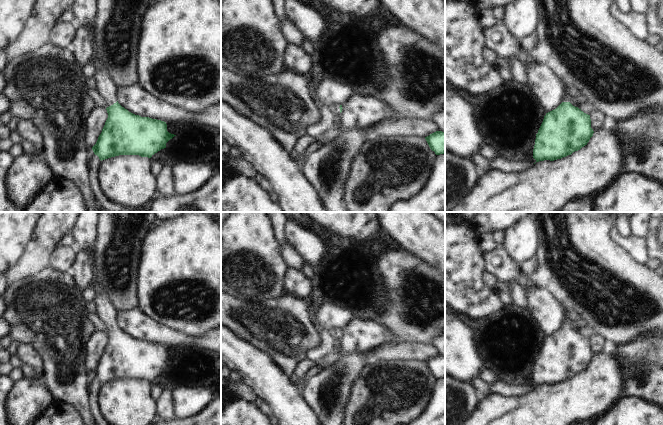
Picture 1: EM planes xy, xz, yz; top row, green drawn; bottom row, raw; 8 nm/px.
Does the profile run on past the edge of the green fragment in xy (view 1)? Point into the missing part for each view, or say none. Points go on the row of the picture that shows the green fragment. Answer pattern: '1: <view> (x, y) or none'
1: xy (106, 88)

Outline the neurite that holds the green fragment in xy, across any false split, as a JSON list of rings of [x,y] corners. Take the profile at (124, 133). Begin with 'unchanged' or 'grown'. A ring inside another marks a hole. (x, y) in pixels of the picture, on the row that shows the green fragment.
grown | [[[95,47],[92,64],[94,68],[93,77],[96,81],[96,91],[105,100],[107,105],[106,110],[108,113],[108,118],[102,129],[102,132],[99,135],[96,144],[92,147],[94,154],[97,155],[101,161],[119,155],[139,155],[141,157],[151,158],[155,153],[157,153],[161,149],[166,148],[166,143],[176,135],[171,134],[167,131],[166,122],[149,117],[141,117],[139,115],[135,115],[118,103],[118,87],[114,84],[109,73],[104,68],[99,58],[96,56]]]

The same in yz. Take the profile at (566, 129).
grown | [[[564,86],[562,103],[546,113],[536,134],[533,158],[536,162],[561,159],[587,145],[593,136],[590,115],[569,101],[585,99],[573,88]]]

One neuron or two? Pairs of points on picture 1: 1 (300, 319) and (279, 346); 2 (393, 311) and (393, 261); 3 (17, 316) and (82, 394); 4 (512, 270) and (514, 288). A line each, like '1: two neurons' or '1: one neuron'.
1: one neuron
2: one neuron
3: one neuron
4: two neurons

